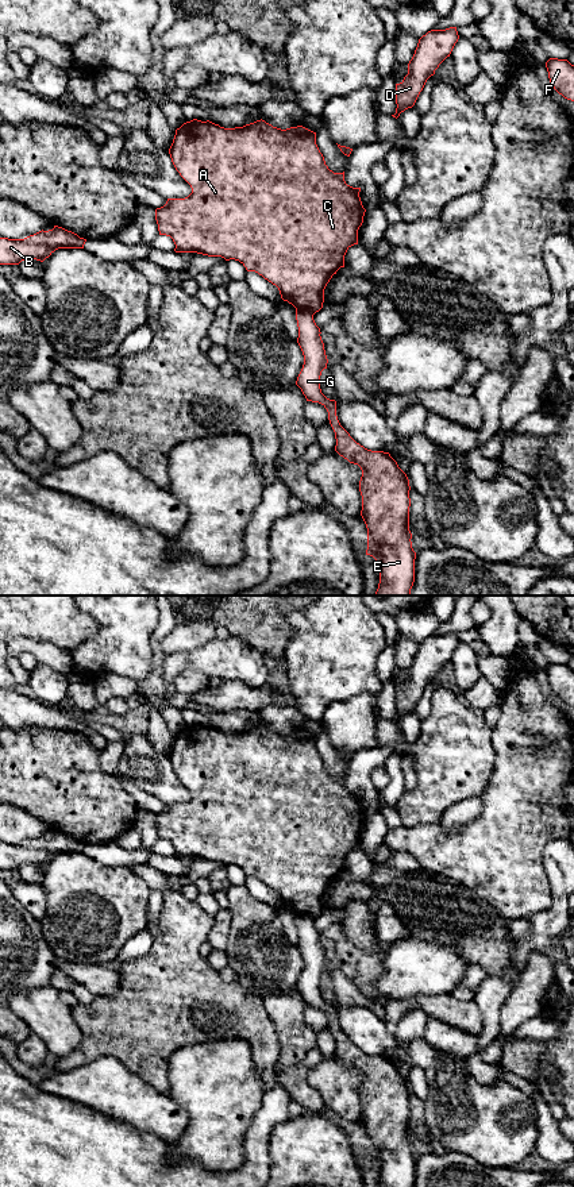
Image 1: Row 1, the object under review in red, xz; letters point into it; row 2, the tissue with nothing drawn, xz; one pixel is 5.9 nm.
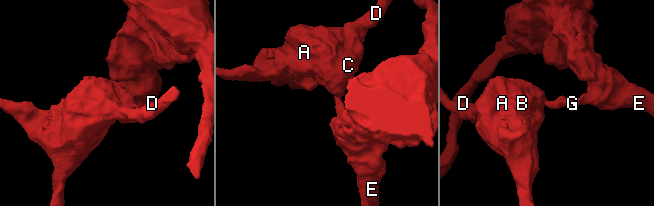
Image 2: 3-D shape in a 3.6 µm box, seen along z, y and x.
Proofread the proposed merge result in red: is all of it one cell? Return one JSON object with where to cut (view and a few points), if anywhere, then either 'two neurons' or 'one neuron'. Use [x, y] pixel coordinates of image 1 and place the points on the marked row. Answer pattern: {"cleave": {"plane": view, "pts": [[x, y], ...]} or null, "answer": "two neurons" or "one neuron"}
{"cleave": {"plane": "xz", "pts": [[296, 308], [314, 313]]}, "answer": "two neurons"}

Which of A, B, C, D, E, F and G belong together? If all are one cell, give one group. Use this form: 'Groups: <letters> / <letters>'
Groups: A B C D / E F G

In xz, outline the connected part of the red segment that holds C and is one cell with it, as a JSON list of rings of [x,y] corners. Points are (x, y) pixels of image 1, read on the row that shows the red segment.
[[[193,119],[176,130],[169,154],[176,170],[192,188],[192,193],[188,197],[167,199],[163,207],[155,209],[159,235],[166,235],[173,239],[176,244],[174,251],[197,253],[208,257],[221,257],[226,261],[239,261],[247,271],[255,271],[276,285],[280,290],[281,298],[292,304],[296,309],[303,309],[313,315],[319,312],[323,308],[324,289],[327,284],[340,267],[344,267],[344,255],[347,250],[351,246],[358,244],[358,230],[363,223],[366,209],[359,197],[361,188],[347,185],[344,181],[344,172],[334,173],[325,165],[324,157],[316,144],[316,132],[303,126],[281,130],[262,119],[235,128],[224,128],[209,120],[201,122]]]

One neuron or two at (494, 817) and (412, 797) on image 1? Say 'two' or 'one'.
two

